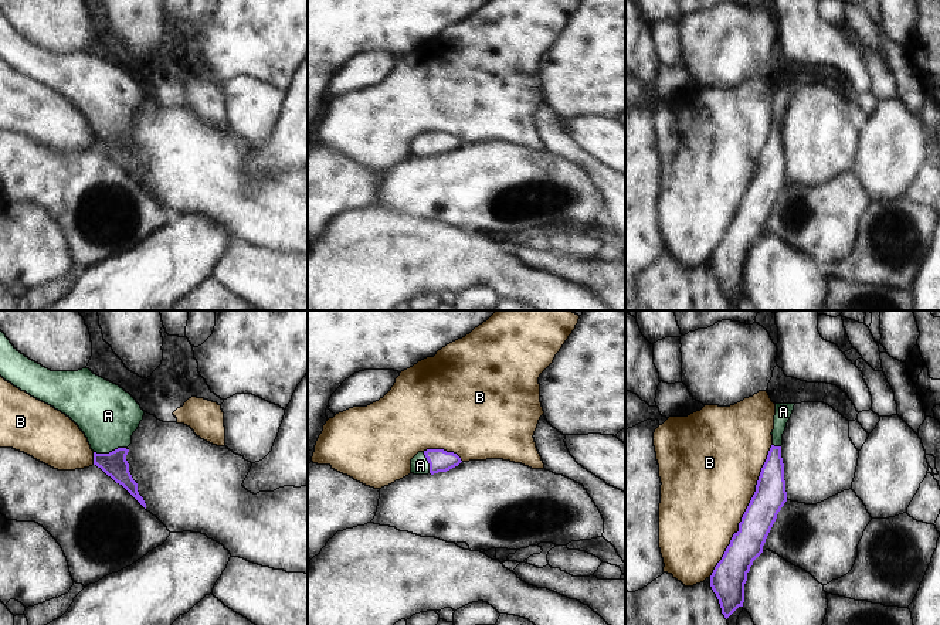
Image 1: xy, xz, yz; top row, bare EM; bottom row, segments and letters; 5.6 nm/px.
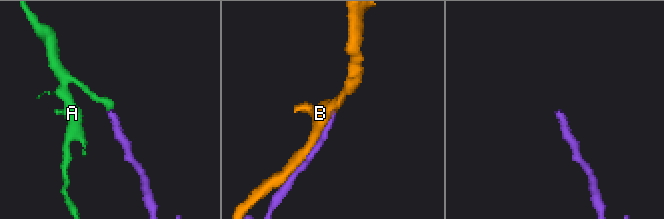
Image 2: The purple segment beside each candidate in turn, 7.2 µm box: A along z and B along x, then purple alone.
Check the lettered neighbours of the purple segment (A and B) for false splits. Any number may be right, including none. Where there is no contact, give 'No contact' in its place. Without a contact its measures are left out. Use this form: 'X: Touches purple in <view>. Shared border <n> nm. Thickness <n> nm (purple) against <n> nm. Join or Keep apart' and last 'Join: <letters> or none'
A: Touches purple in xy. Shared border 190 nm. Thickness 140 nm (purple) against 340 nm. Join
B: Touches purple in yz. Shared border 850 nm. Thickness 180 nm (purple) against 480 nm. Keep apart
Join: A

